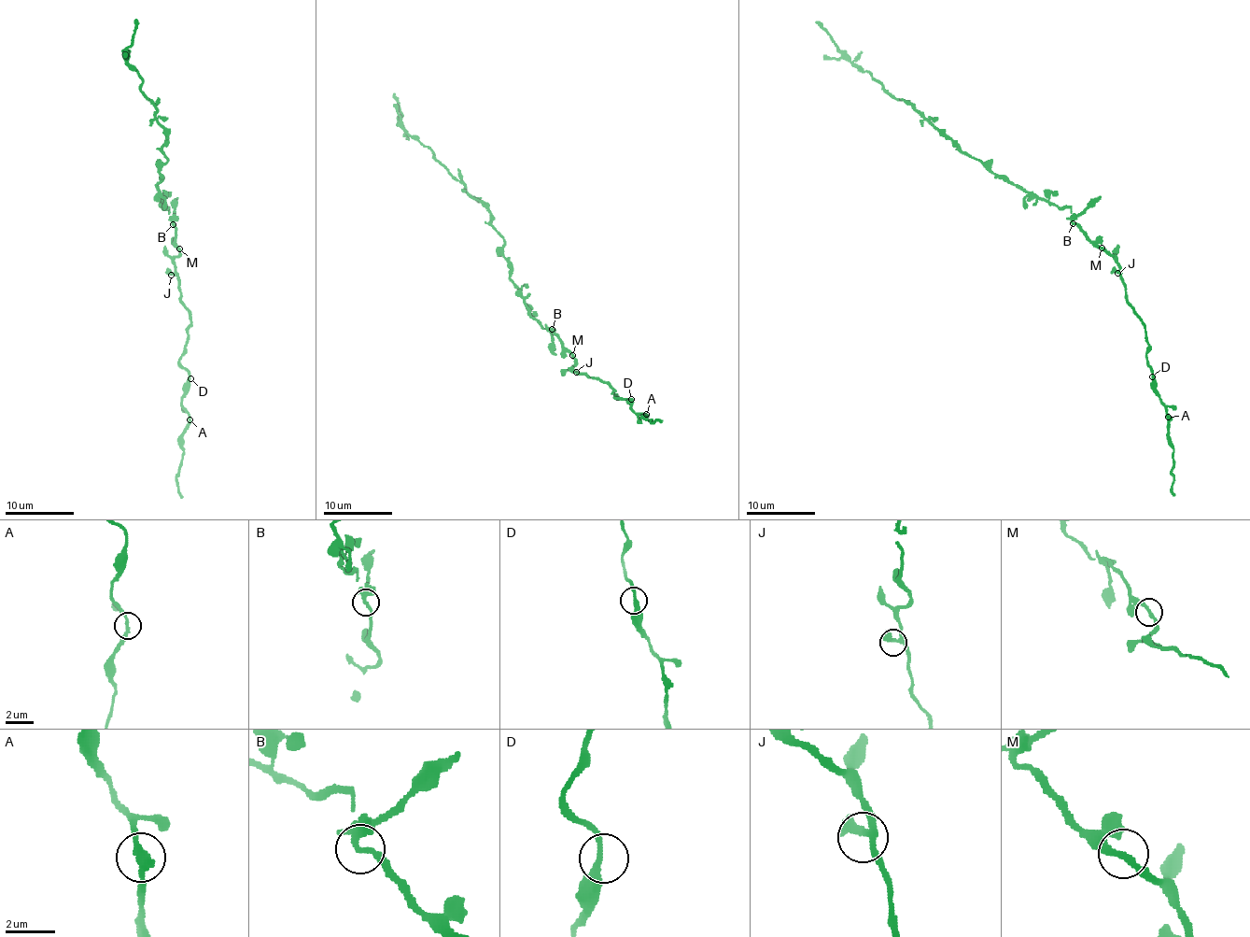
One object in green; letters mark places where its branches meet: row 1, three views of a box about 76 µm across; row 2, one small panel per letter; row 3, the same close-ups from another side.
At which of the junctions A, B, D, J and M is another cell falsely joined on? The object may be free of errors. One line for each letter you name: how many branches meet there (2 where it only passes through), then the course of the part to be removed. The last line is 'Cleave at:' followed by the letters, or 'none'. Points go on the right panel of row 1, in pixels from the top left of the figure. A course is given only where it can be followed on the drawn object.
Cleave at: none

